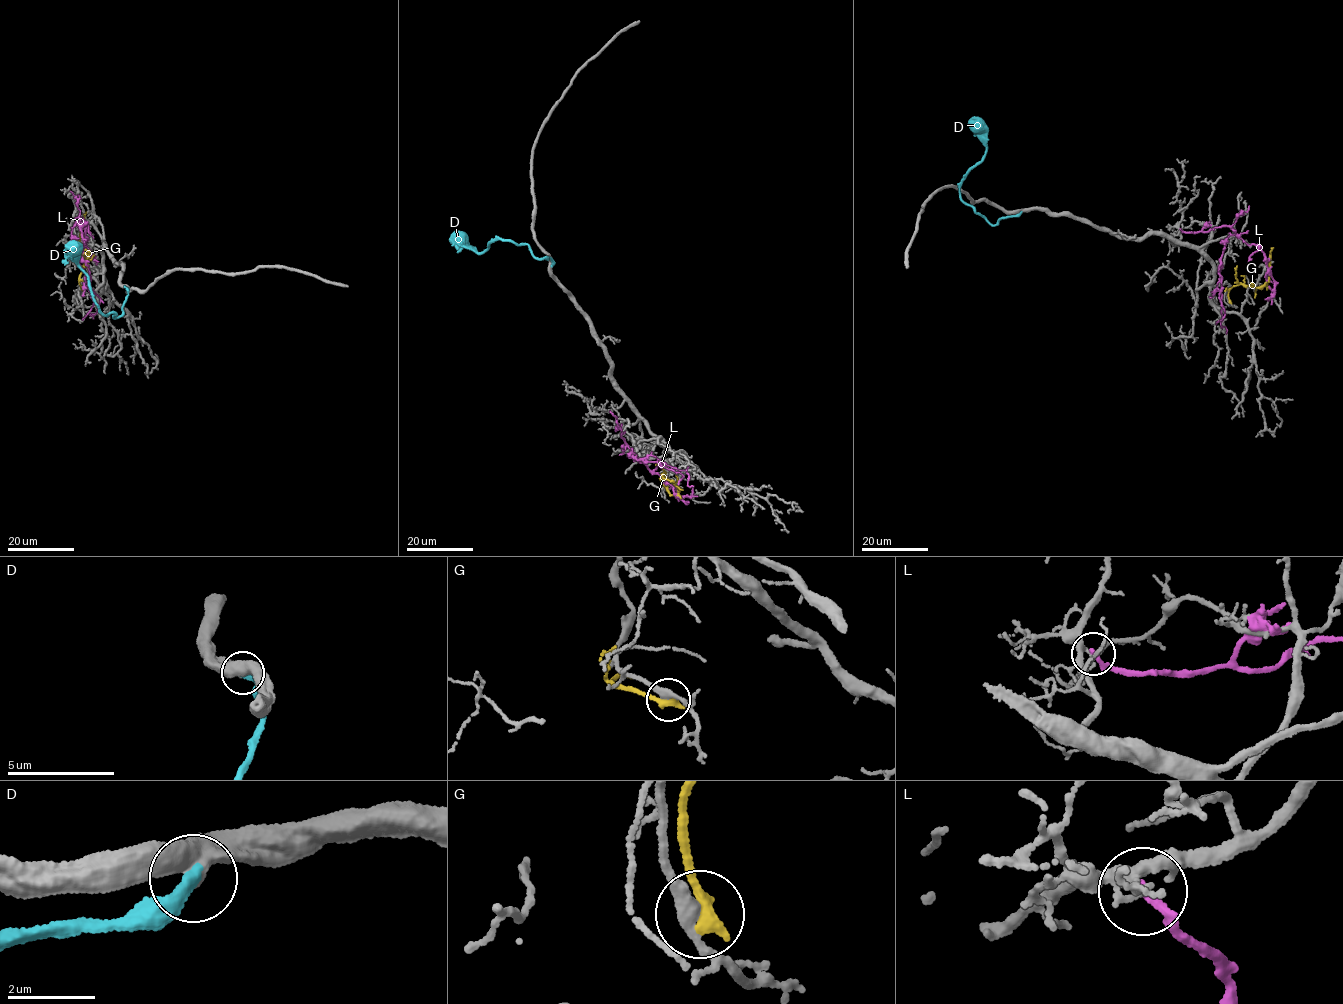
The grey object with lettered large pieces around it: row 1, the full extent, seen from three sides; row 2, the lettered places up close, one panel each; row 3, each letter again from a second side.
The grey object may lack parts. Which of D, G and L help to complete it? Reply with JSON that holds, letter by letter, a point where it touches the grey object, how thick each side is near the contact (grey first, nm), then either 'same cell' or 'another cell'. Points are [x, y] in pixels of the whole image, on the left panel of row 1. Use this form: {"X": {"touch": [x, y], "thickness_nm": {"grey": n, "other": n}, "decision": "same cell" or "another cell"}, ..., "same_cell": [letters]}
{"D": {"touch": [125, 286], "thickness_nm": {"grey": 440, "other": 320}, "decision": "same cell"}, "G": {"touch": [83, 290], "thickness_nm": {"grey": 280, "other": 380}, "decision": "another cell"}, "L": {"touch": [84, 242], "thickness_nm": {"grey": 120, "other": 220}, "decision": "another cell"}, "same_cell": ["D"]}

